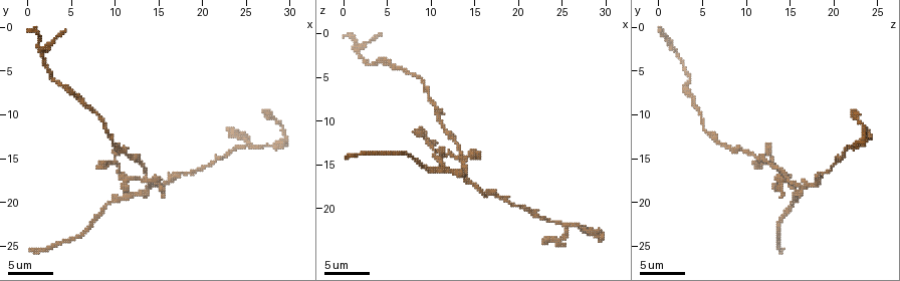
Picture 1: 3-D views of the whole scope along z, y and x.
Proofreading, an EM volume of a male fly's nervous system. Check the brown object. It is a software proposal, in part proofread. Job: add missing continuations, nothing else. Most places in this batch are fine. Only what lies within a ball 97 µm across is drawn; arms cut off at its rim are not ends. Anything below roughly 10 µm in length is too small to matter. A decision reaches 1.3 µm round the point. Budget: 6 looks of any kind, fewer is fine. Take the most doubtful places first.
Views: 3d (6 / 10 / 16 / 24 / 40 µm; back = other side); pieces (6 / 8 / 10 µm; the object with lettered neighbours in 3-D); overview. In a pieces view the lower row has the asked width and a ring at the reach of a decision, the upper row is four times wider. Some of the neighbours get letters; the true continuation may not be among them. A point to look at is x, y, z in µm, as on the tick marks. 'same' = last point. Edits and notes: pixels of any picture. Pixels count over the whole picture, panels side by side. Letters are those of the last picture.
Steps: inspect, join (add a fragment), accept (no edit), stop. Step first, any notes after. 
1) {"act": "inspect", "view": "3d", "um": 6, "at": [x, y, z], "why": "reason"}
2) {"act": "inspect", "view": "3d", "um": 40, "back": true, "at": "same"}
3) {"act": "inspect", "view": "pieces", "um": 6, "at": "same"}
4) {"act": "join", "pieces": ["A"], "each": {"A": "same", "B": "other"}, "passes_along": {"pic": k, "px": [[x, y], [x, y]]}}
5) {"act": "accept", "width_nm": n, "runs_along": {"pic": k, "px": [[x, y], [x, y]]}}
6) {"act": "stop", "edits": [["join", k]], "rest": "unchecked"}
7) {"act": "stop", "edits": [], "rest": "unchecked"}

{"act": "inspect", "view": "pieces", "um": 8, "at": [11.6, 18.4, 13.2], "why": "stops while still wide"}

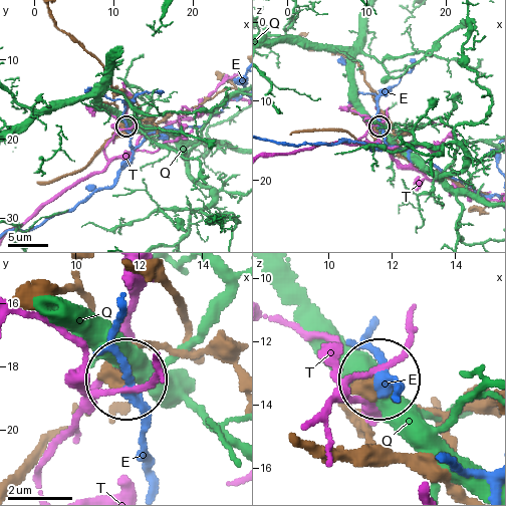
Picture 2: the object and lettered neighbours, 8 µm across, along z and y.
{"act": "accept", "each": {"E": "other", "Q": "other", "T": "other"}, "found": "no lettered fragment goes on from it"}

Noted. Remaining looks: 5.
{"act": "inspect", "view": "pieces", "um": 10, "at": [27.0, 10.0, 22.2], "why": "end of a long branch"}

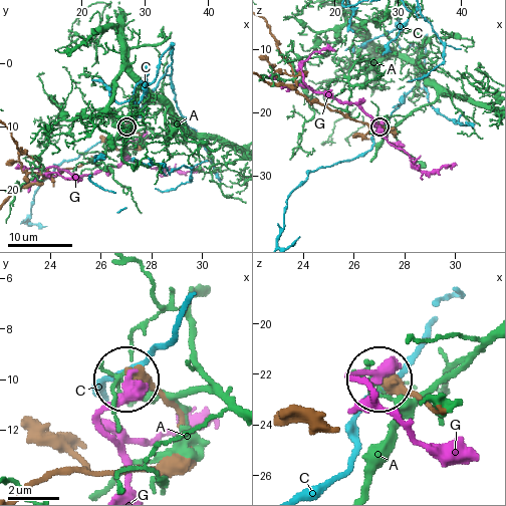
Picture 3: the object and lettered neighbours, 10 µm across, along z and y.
{"act": "accept", "width_nm": 390, "each": {"A": "other", "C": "other", "G": "other"}, "runs_along": {"pic": 3, "px": [[441, 407], [385, 381]]}, "found": "no lettered fragment goes on from it"}

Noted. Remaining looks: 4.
{"act": "inspect", "view": "pieces", "um": 8, "at": [0.4, 25.2, 14.2], "why": "tapers out"}

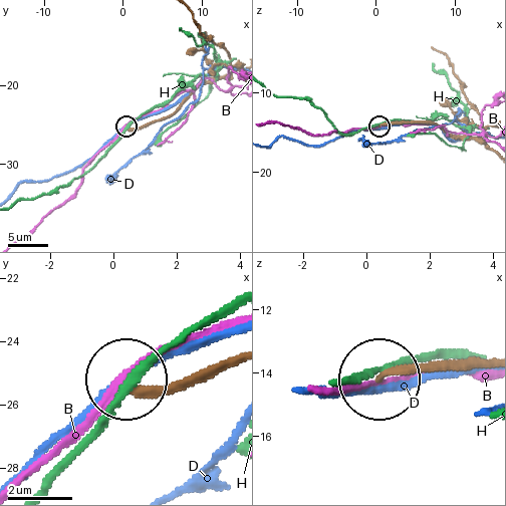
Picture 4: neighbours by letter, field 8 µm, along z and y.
{"act": "accept", "width_nm": 190, "each": {"B": "other", "D": "other", "H": "other"}, "runs_along": {"pic": 4, "px": [[235, 356], [170, 384], [133, 384]]}, "found": "no lettered fragment goes on from it"}

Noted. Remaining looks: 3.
{"act": "stop", "edits": [], "rest": "unchecked"}

